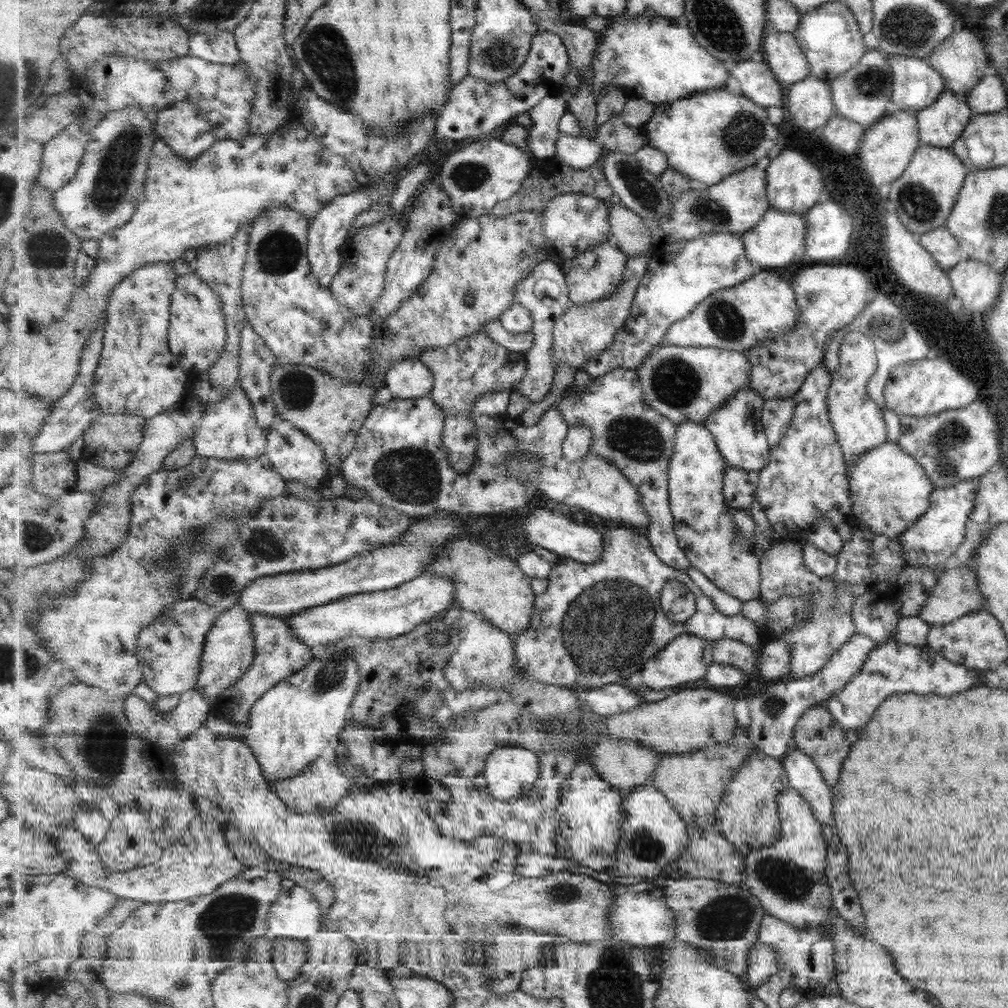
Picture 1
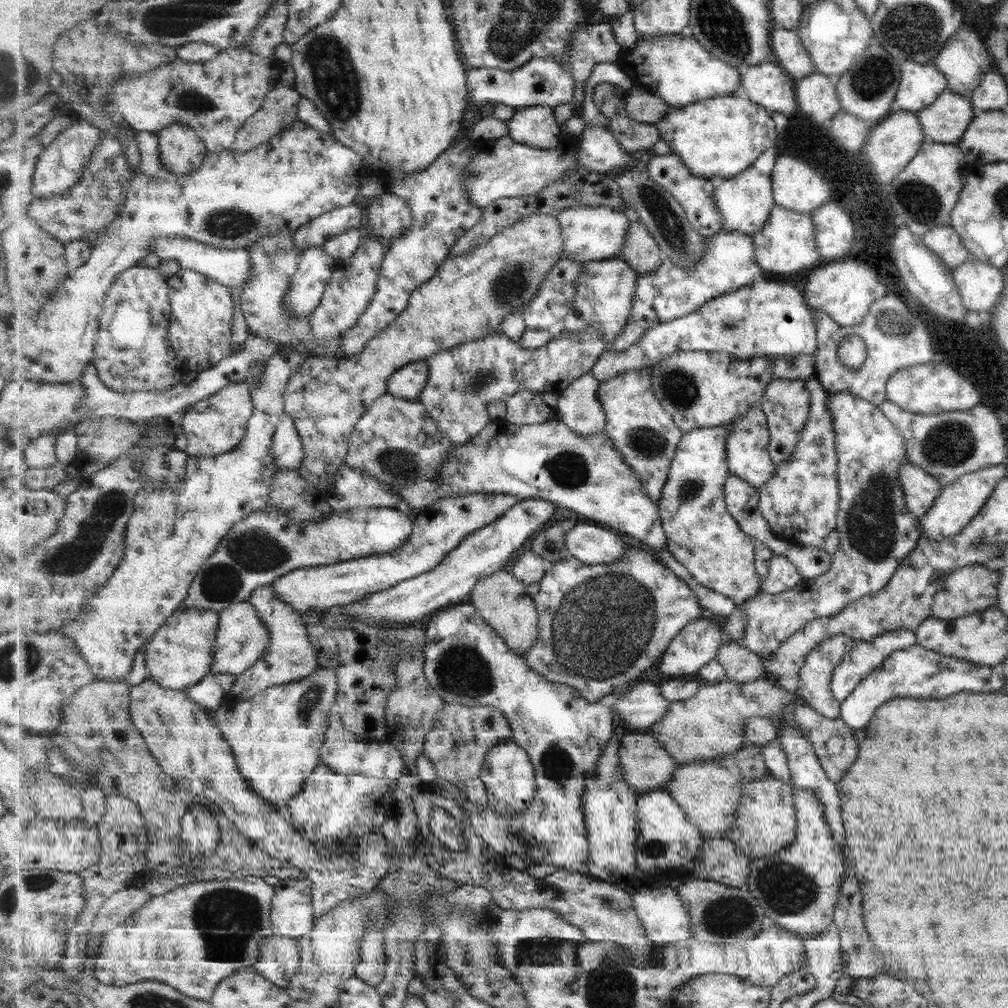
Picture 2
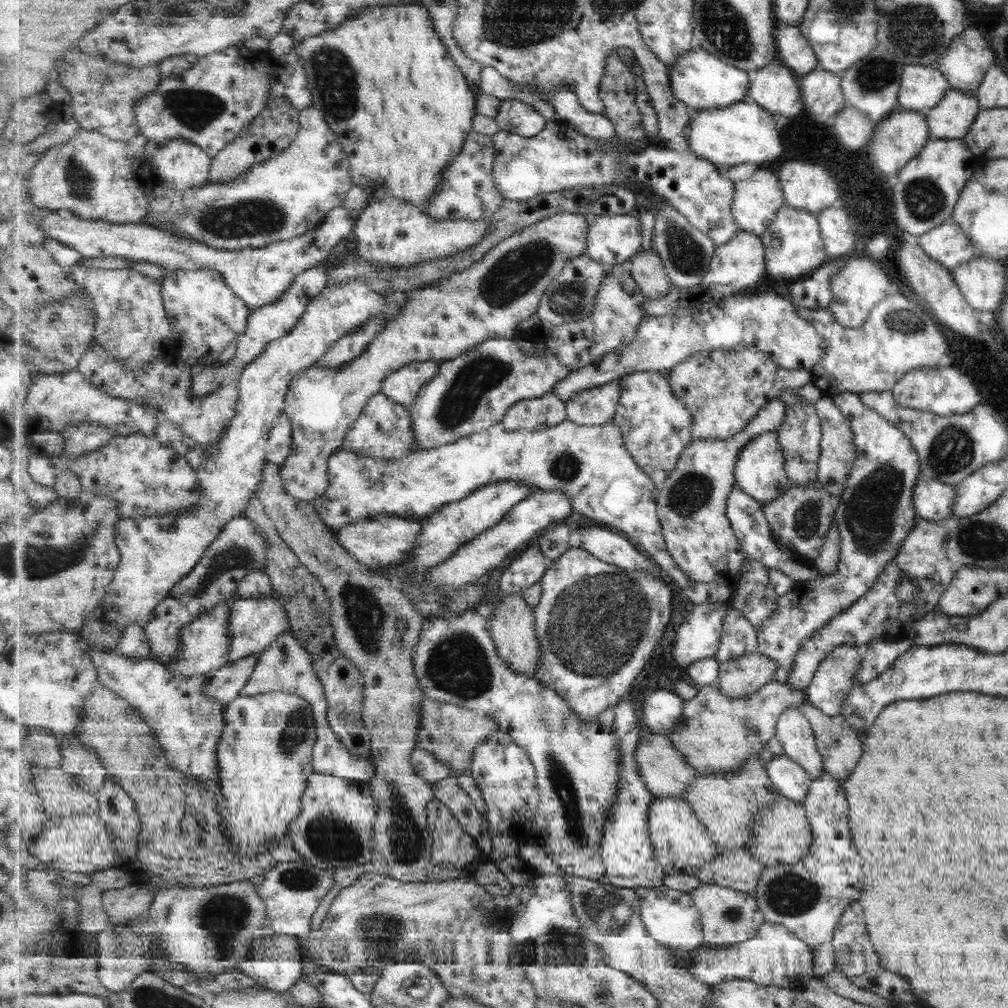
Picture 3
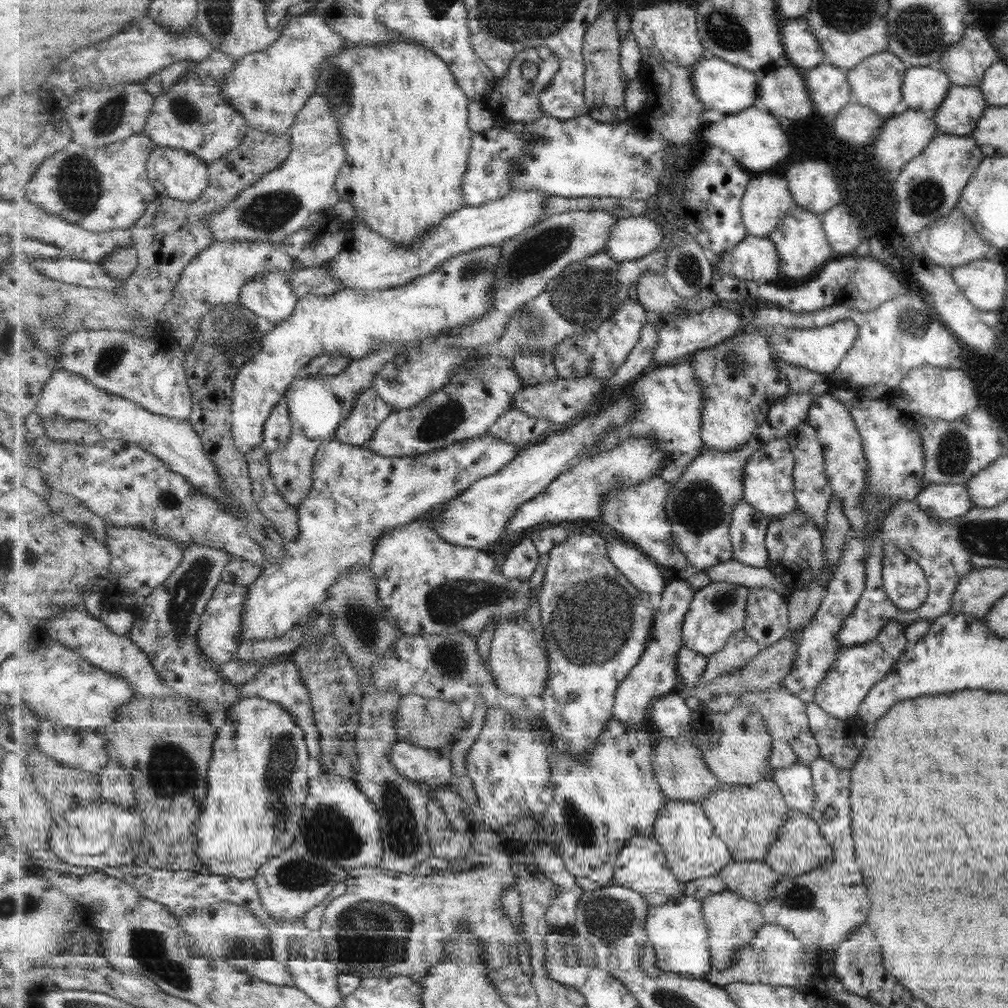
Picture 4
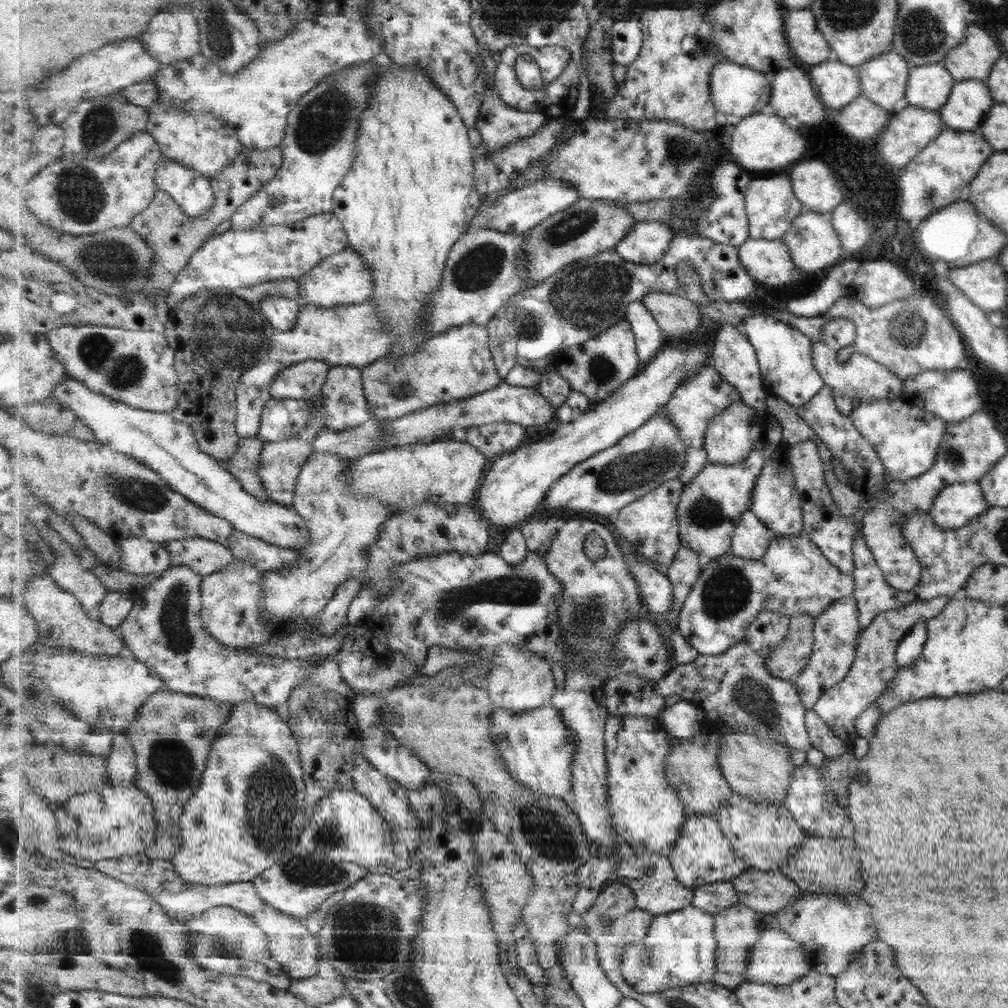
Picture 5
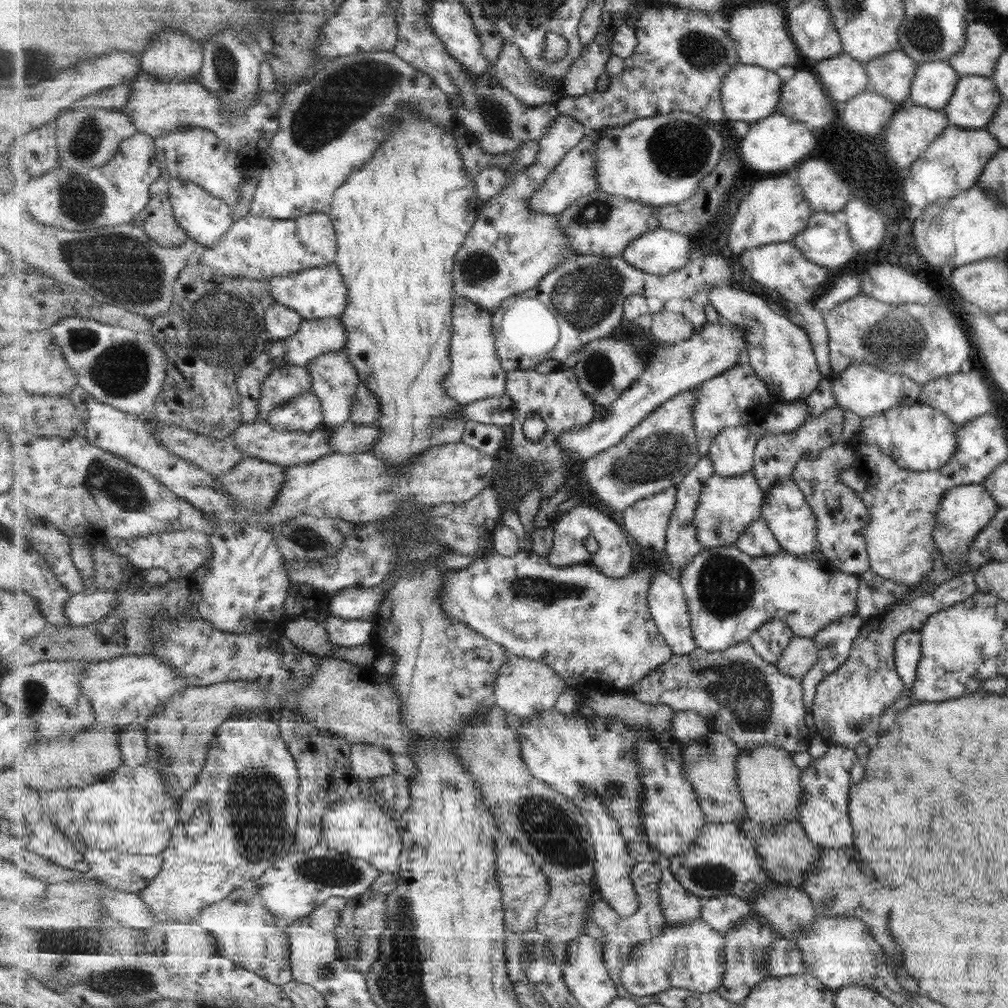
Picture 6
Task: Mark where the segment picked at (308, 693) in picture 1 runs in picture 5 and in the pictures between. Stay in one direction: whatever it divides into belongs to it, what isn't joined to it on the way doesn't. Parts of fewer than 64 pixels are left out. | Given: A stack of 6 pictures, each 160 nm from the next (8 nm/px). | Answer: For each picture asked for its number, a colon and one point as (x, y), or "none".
2: (276, 736)
3: (265, 755)
4: (258, 778)
5: (249, 812)

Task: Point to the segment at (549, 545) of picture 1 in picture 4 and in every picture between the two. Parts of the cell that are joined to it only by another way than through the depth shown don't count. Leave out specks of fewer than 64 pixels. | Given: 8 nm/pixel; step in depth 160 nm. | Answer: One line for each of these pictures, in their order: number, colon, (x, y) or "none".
2: (590, 543)
3: (609, 545)
4: (642, 571)

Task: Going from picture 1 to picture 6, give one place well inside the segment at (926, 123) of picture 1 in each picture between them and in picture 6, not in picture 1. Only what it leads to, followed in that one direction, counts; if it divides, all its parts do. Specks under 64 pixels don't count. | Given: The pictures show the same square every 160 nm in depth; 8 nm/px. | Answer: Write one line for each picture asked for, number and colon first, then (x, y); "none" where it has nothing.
2: (943, 122)
3: (951, 117)
4: (958, 112)
5: (967, 104)
6: (974, 99)

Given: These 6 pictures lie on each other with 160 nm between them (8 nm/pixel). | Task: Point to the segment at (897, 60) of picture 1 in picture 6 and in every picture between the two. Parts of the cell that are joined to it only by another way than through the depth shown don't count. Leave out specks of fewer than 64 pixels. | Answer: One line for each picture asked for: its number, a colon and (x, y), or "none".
2: (919, 85)
3: (920, 88)
4: (922, 89)
5: (927, 87)
6: (932, 84)

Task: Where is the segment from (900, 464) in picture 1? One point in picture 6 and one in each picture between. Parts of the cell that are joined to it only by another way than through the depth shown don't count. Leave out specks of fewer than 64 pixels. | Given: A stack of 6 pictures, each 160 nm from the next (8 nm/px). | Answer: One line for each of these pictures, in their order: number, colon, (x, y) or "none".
2: (919, 489)
3: (932, 500)
4: (940, 501)
5: (954, 506)
6: (963, 511)

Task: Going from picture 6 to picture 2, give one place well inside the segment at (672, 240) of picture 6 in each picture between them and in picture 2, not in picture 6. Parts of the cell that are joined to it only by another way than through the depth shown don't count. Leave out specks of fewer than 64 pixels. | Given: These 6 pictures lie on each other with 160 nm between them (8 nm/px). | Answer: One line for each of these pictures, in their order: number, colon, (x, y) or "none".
2: (591, 233)
3: (612, 239)
4: (635, 237)
5: (647, 243)

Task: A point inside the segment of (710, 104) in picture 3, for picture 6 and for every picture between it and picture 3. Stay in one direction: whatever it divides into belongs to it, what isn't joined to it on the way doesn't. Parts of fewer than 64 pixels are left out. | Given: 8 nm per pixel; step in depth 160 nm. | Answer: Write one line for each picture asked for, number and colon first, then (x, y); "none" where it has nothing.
4: (722, 86)
5: (737, 89)
6: (752, 93)

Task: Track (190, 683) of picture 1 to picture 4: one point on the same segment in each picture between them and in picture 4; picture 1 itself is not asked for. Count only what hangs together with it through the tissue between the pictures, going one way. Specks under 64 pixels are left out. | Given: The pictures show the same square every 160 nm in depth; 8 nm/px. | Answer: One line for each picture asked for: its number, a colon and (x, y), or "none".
2: (181, 653)
3: (206, 643)
4: (221, 632)

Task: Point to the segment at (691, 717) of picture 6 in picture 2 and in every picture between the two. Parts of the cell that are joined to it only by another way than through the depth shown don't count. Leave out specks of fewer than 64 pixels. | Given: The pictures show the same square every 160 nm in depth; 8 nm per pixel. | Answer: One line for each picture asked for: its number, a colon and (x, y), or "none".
2: (643, 707)
3: (662, 710)
4: (671, 714)
5: (682, 719)

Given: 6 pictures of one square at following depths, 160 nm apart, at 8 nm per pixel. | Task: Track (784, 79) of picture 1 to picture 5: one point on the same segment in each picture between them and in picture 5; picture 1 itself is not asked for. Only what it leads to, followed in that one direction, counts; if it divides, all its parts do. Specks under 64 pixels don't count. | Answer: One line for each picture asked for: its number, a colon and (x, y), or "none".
2: (791, 55)
3: (796, 54)
4: (801, 47)
5: (807, 43)

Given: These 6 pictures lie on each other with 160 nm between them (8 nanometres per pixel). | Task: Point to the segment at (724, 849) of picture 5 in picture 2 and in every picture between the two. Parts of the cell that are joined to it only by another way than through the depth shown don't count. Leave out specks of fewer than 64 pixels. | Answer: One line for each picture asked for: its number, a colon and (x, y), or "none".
2: (668, 838)
3: (682, 844)
4: (694, 850)

